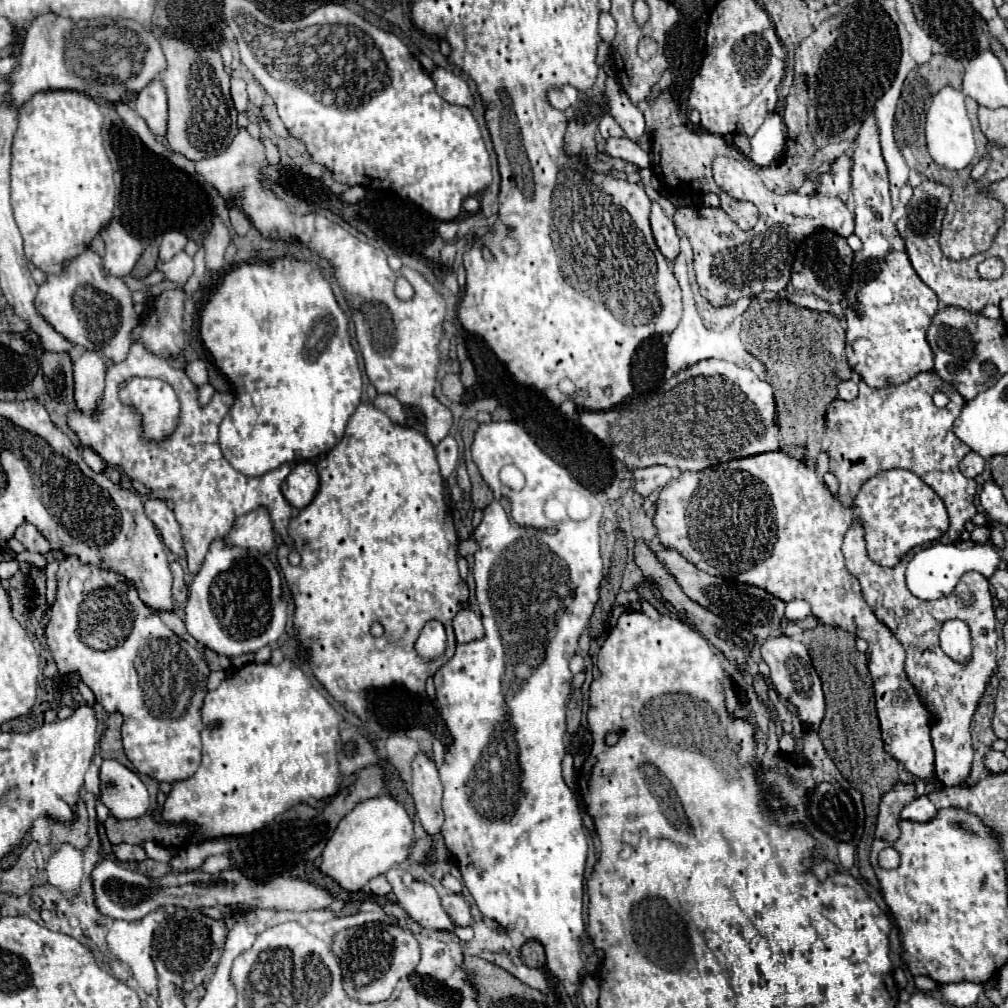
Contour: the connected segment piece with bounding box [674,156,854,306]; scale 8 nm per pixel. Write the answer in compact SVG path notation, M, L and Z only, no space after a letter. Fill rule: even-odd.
M716 156L712 160L712 172L716 184L720 184L724 192L734 198L752 202L760 212L758 228L750 232L738 230L726 220L726 214L716 208L684 206L674 214L674 222L690 238L694 248L694 270L700 294L714 306L726 306L738 298L752 298L762 290L784 290L790 280L790 258L794 252L794 248L788 246L806 238L808 234L820 228L828 228L846 238L854 232L854 214L836 196L822 196L820 192L806 196L798 192L776 194L764 186L752 168L730 156Z

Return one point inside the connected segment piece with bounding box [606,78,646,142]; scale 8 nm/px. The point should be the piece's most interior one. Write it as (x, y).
(623, 111)

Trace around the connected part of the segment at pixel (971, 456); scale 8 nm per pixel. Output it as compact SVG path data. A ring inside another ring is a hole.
M968 452L968 454L962 458L962 462L960 462L960 470L962 470L962 474L964 474L966 478L976 478L978 474L984 472L984 468L986 468L984 458L978 456L976 452Z

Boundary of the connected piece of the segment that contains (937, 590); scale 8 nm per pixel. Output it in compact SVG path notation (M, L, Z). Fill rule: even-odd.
M934 544L920 550L906 568L906 584L908 590L918 596L920 600L938 600L948 596L962 574L976 570L984 578L990 578L1000 564L1000 552L992 544L974 544L970 548L958 548L954 544Z

